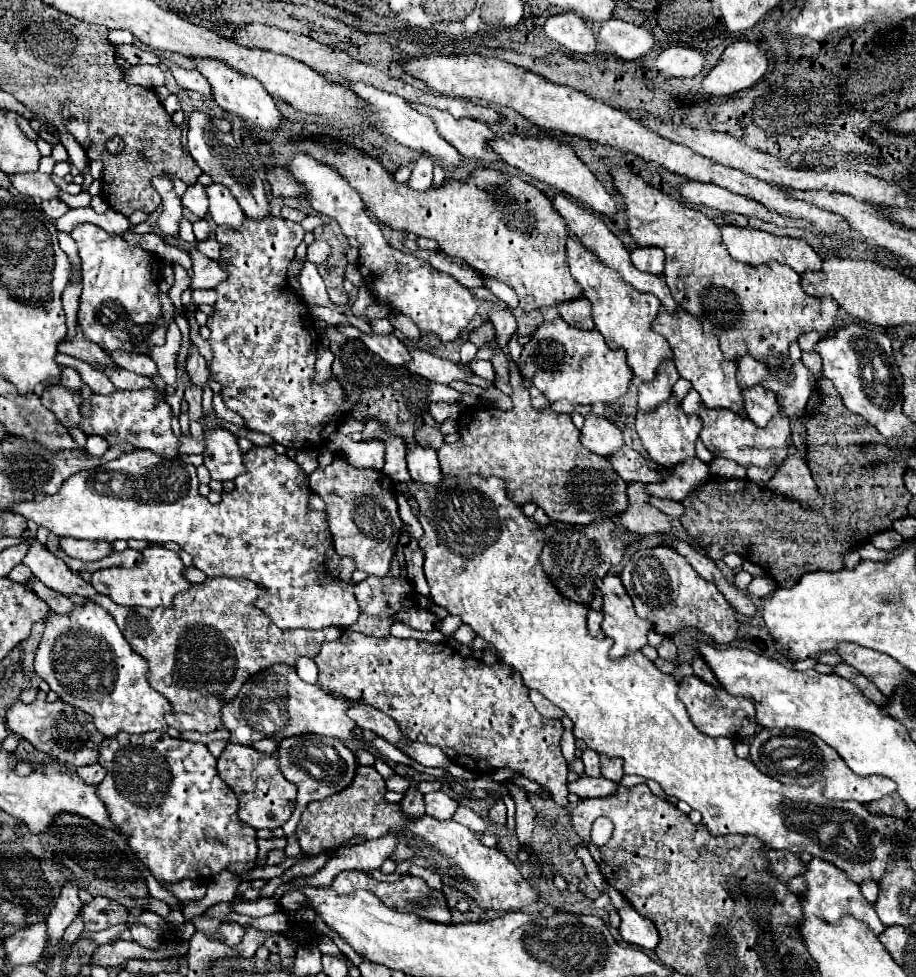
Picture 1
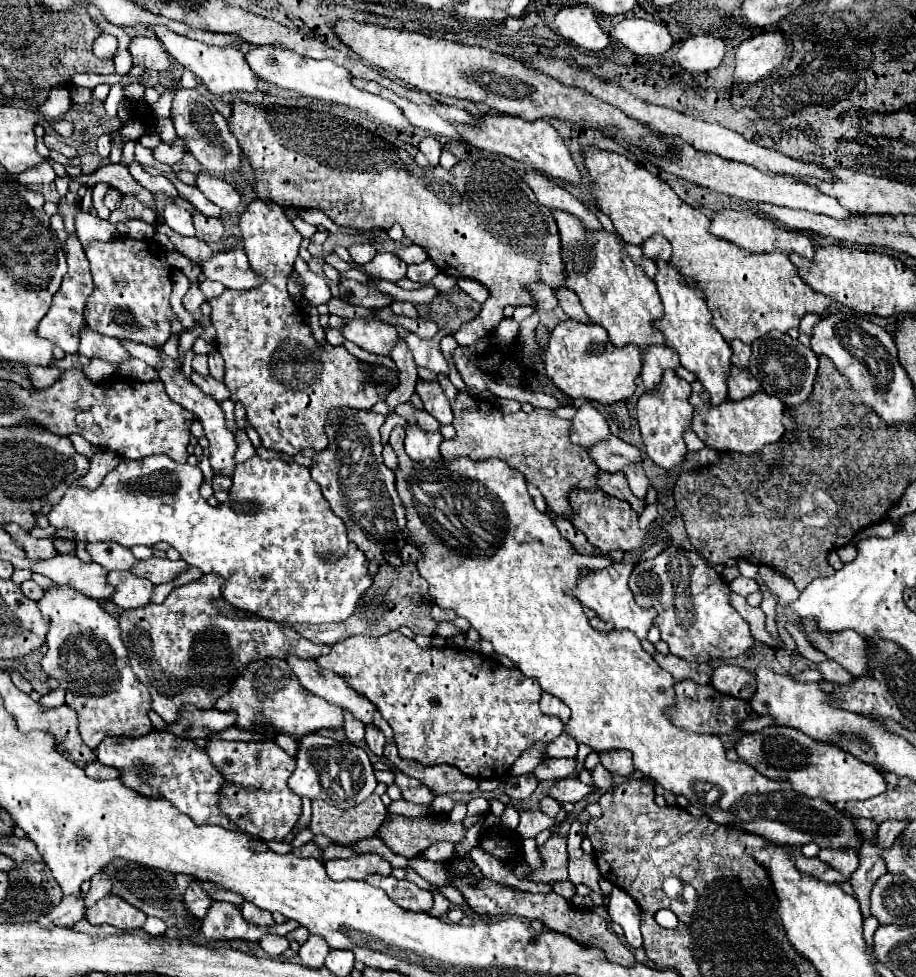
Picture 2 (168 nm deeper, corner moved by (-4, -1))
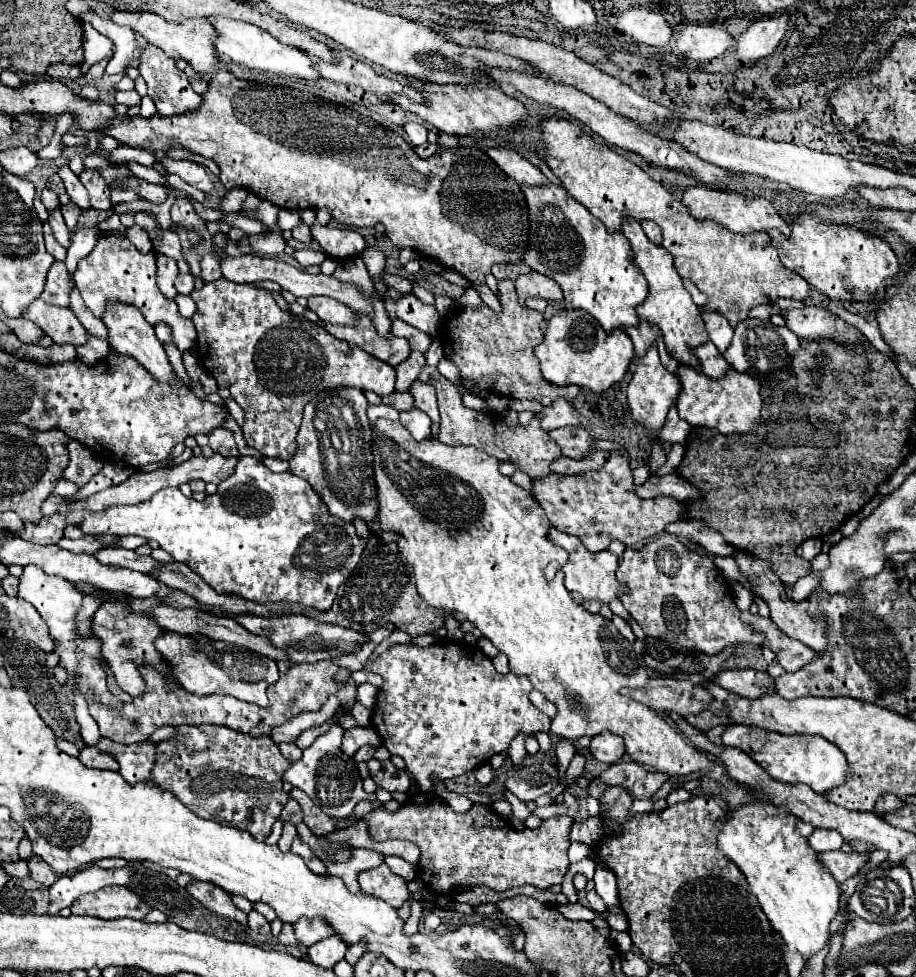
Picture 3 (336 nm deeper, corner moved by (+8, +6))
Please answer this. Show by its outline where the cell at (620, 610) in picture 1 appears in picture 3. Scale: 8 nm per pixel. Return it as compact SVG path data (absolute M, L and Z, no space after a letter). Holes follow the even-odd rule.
M554 527L550 529L548 537L552 539L552 543L564 547L568 553L570 553L570 559L566 561L566 565L562 567L564 571L564 583L566 583L566 589L570 593L580 593L584 599L598 599L602 603L610 603L612 599L618 599L620 597L620 583L614 575L616 567L618 567L618 557L610 551L600 551L600 553L590 553L578 537L574 535L566 535L562 531L556 531Z

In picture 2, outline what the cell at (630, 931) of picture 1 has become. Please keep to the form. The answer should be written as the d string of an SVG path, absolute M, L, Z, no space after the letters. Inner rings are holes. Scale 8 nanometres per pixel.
M614 886L610 898L608 898L608 916L612 922L620 924L624 928L624 938L632 948L642 946L642 934L640 934L640 908L632 900L632 896L620 888Z

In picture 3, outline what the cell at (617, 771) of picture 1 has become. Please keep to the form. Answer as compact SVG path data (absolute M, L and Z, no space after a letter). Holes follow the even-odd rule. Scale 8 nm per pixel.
M604 731L592 739L590 753L594 759L598 759L602 763L608 763L608 765L618 763L624 755L624 741L618 735Z

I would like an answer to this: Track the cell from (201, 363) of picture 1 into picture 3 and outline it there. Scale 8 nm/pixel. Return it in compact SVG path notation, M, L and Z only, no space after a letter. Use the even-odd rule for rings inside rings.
M188 273L188 275L178 275L176 279L176 289L178 293L182 295L190 295L194 291L194 277Z

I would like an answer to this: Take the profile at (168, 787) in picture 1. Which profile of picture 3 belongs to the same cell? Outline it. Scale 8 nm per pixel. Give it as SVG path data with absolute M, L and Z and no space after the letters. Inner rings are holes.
M100 737L100 741L96 743L96 749L112 755L118 761L118 765L120 765L118 773L122 773L122 777L132 785L136 785L140 781L144 781L144 783L150 781L154 785L152 769L156 763L156 747L158 747L158 743L154 743L150 739L144 743L122 745L112 739Z

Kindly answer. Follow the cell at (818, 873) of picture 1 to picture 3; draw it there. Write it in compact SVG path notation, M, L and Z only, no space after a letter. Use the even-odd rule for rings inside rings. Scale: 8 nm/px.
M814 829L814 833L810 835L810 847L818 853L824 853L824 851L834 851L834 849L840 849L844 839L838 831L832 831L832 829Z

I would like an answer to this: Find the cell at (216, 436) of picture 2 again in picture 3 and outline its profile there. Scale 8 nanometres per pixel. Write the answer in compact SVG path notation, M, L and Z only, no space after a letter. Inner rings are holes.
M108 303L108 309L104 313L104 323L106 323L108 331L110 331L110 345L112 345L112 349L116 349L122 355L128 355L128 357L136 359L160 383L180 381L180 377L176 375L174 367L170 365L170 361L166 357L164 345L154 335L154 327L142 317L142 313L136 307L124 305L124 303Z

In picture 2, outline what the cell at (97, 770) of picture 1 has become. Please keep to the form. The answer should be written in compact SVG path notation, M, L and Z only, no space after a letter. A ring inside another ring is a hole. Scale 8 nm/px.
M96 760L96 762L90 762L90 764L86 766L86 774L88 774L90 778L96 778L96 780L110 780L110 778L118 778L118 776L120 776L120 772L118 772L116 768L104 766L104 764L100 764L98 760Z

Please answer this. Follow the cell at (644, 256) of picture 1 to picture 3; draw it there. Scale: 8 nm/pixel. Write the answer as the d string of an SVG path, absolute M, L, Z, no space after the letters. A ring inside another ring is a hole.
M642 221L642 229L644 229L646 237L648 237L652 243L656 243L656 245L660 245L660 243L662 243L662 231L660 231L660 227L658 227L656 223Z

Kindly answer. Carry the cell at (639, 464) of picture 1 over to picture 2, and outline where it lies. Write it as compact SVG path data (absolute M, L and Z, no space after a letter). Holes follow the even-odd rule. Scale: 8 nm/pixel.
M608 436L606 440L590 446L588 456L604 472L624 472L628 466L640 462L640 450L616 436Z

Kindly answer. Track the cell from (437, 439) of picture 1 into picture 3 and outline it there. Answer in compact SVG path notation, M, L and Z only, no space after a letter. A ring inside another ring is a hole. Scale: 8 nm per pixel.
M394 391L390 395L384 395L382 403L394 407L396 411L410 411L414 407L414 397L410 393L396 393Z

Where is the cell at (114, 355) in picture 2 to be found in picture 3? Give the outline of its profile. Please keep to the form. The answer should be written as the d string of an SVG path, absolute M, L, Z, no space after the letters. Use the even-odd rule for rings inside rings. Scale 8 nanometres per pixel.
M36 299L24 309L22 315L42 327L44 333L58 345L82 347L88 343L88 331L68 307L52 307Z

